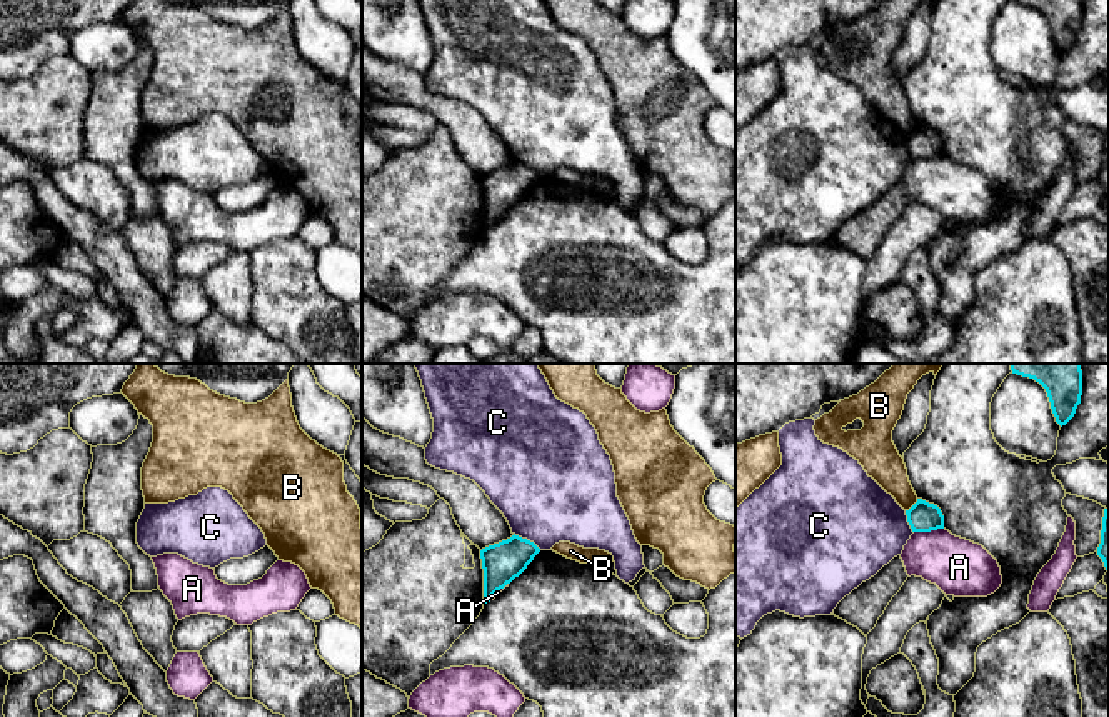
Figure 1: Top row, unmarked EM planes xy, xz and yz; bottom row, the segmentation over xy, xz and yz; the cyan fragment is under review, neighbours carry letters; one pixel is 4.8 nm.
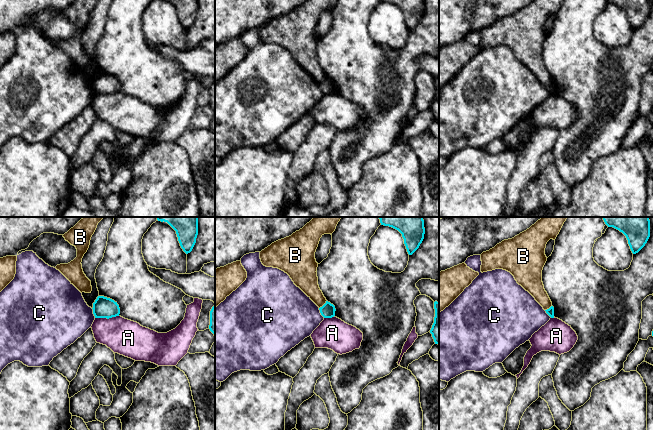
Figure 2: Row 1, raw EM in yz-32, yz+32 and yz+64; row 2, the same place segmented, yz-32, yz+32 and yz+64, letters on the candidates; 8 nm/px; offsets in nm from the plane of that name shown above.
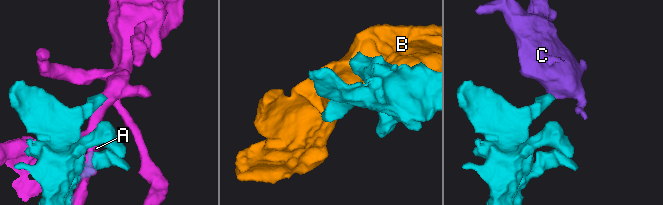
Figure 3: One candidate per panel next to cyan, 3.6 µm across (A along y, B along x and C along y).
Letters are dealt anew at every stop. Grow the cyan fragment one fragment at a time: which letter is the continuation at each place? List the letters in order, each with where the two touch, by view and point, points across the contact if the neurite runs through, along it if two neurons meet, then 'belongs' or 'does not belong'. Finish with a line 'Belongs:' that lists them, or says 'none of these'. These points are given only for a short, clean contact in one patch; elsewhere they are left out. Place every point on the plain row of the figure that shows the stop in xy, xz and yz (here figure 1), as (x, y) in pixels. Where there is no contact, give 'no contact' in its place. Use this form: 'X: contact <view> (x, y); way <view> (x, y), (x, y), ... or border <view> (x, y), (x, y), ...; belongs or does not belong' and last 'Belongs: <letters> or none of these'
A: contact yz (928, 157); does not belong
B: contact yz (913, 132); does not belong
C: contact xz (526, 165); border xz (514, 159), (532, 167), (541, 175); does not belong
Belongs: none of these

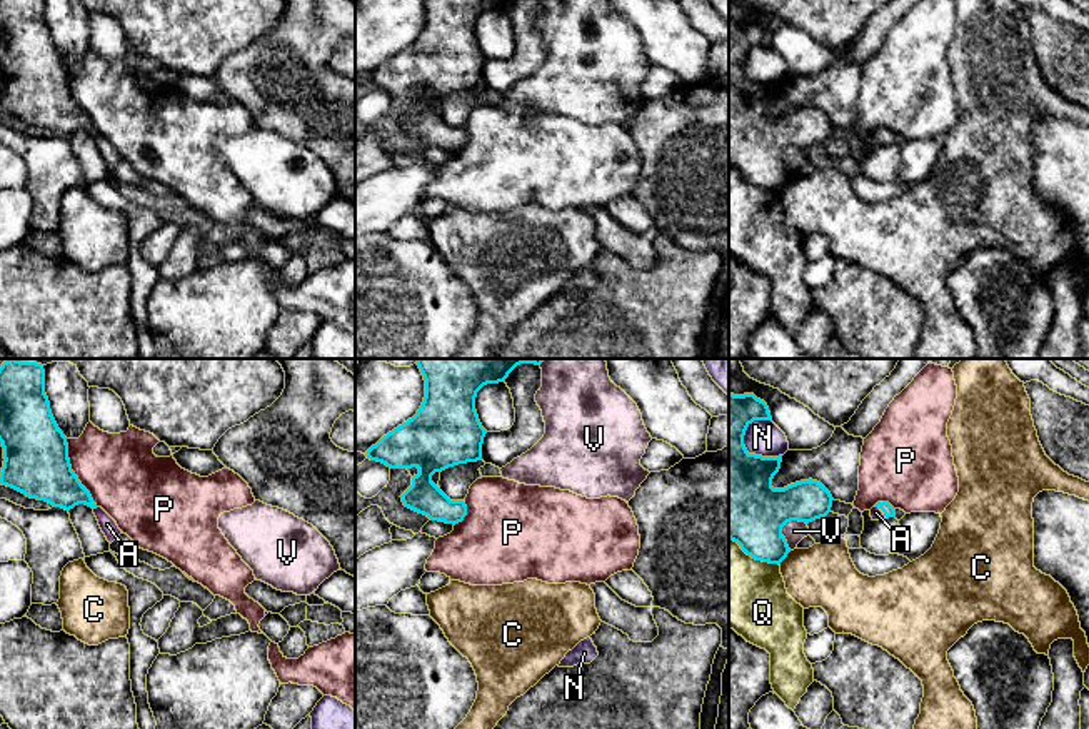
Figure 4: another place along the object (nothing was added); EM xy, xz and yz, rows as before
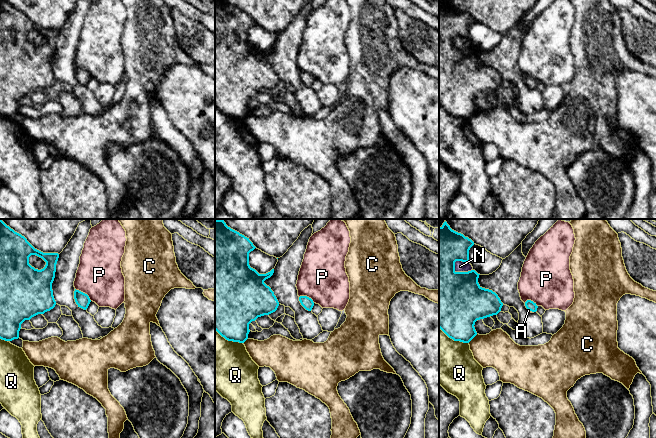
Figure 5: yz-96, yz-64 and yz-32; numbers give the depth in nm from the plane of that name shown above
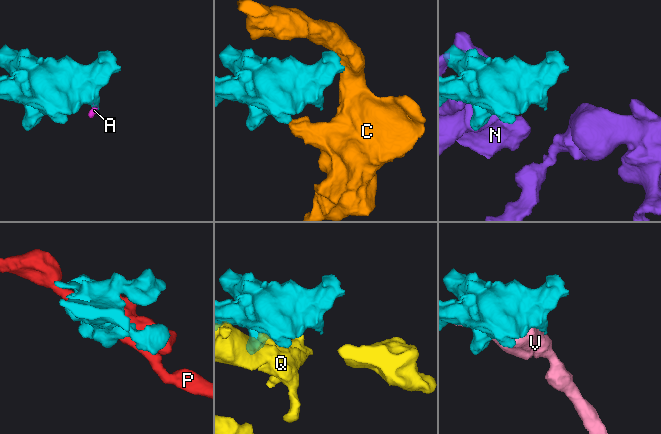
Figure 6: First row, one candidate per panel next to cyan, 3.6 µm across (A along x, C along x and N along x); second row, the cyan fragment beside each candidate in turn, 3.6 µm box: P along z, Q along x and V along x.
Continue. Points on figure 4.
A: contact yz (883, 137); way yz (886, 134), (883, 137), (876, 139); belongs
C: contact yz (786, 182); does not belong
N: contact yz (751, 80); does not belong
P: contact xy (74, 99); does not belong
Q: contact yz (754, 184); does not belong
V: contact yz (782, 152); does not belong
Belongs: A

